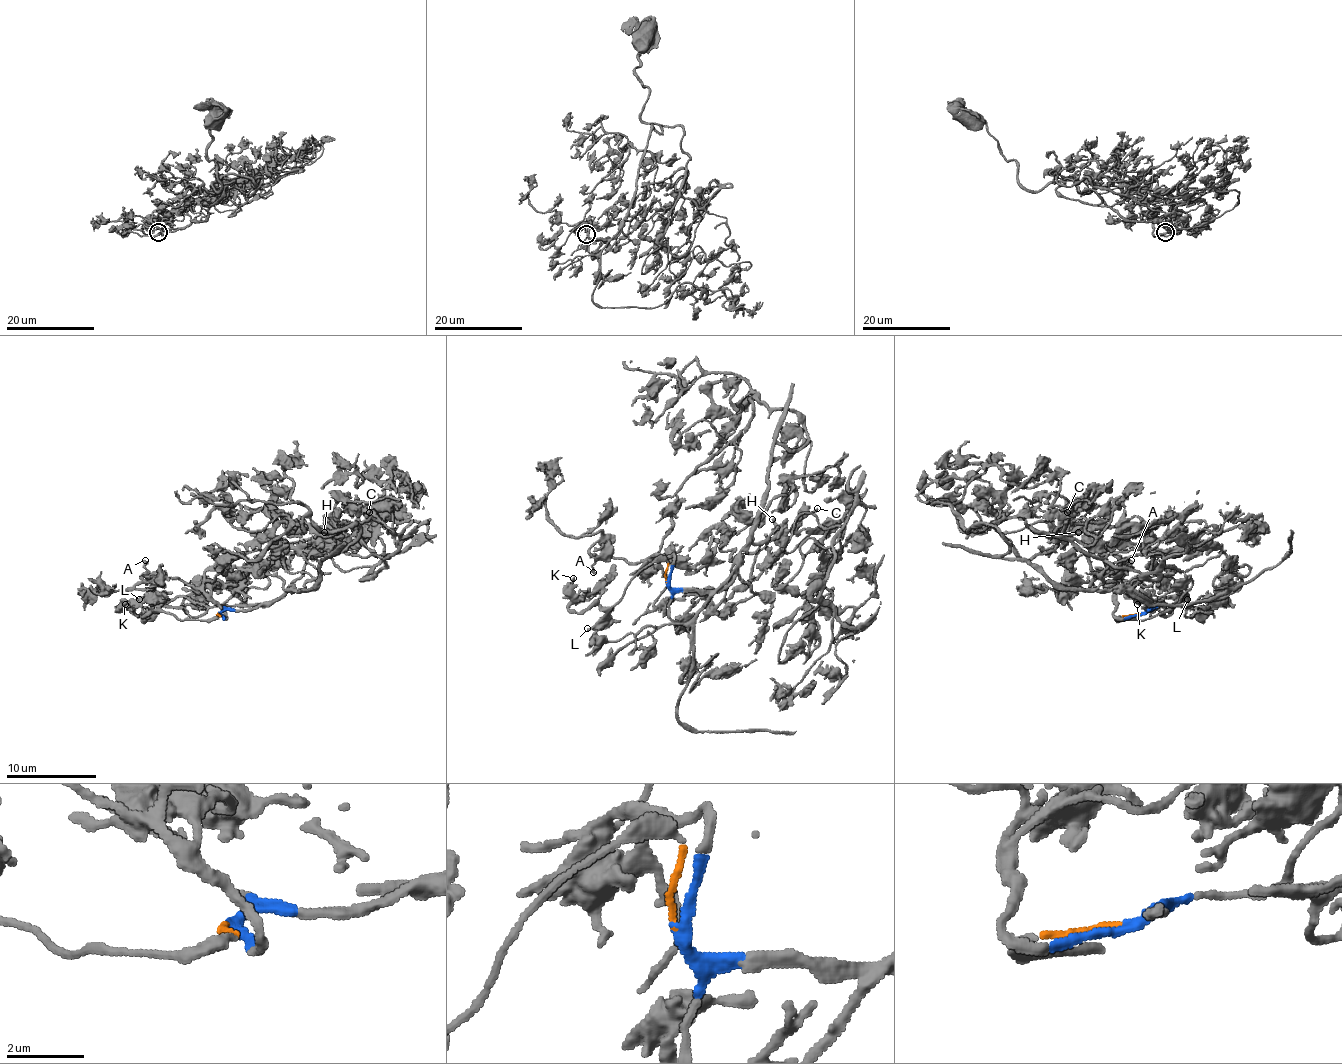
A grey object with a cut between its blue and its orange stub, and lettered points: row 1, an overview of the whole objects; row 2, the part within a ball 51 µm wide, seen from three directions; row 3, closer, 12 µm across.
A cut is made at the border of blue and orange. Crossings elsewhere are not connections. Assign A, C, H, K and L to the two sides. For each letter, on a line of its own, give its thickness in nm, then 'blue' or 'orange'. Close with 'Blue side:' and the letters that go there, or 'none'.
A: 260 nm thick; blue
C: 240 nm thick; blue
H: 190 nm thick; blue
K: 280 nm thick; orange
L: 380 nm thick; orange
Blue side: A, C, H

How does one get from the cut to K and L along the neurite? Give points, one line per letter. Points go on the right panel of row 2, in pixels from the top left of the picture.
K: (1141, 614), (1123, 616), (1120, 620), (1141, 620), (1165, 611), (1168, 616), (1172, 609), (1165, 605), (1136, 605)
L: (1141, 614), (1123, 616), (1123, 620), (1152, 618), (1188, 600)

